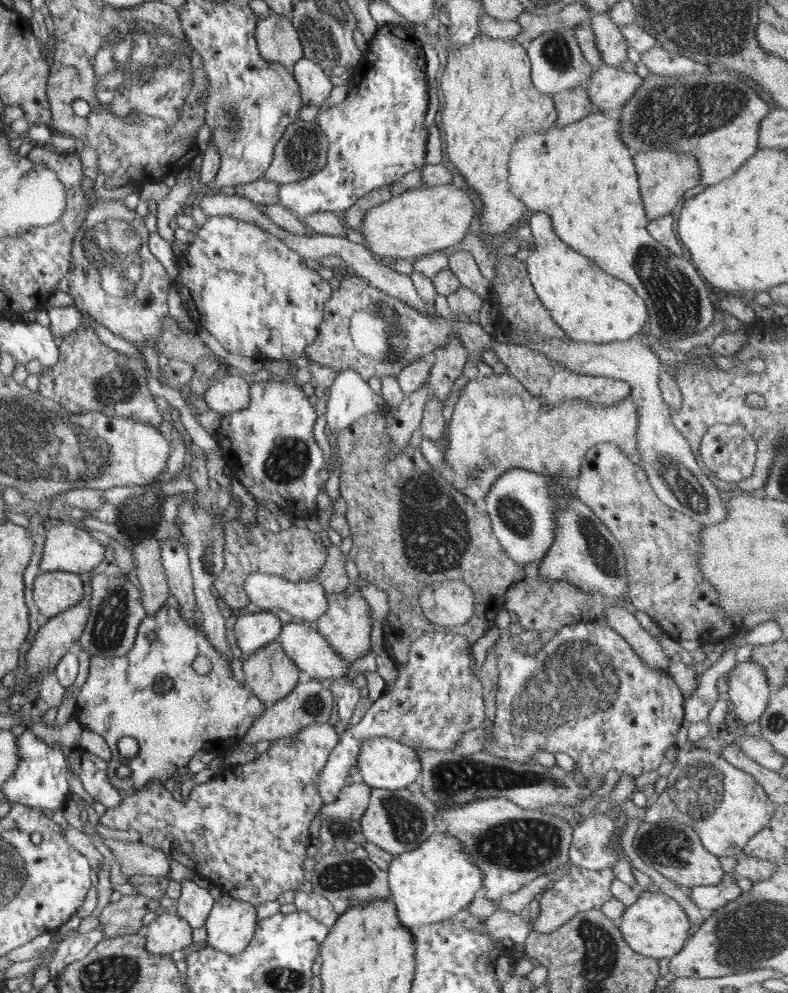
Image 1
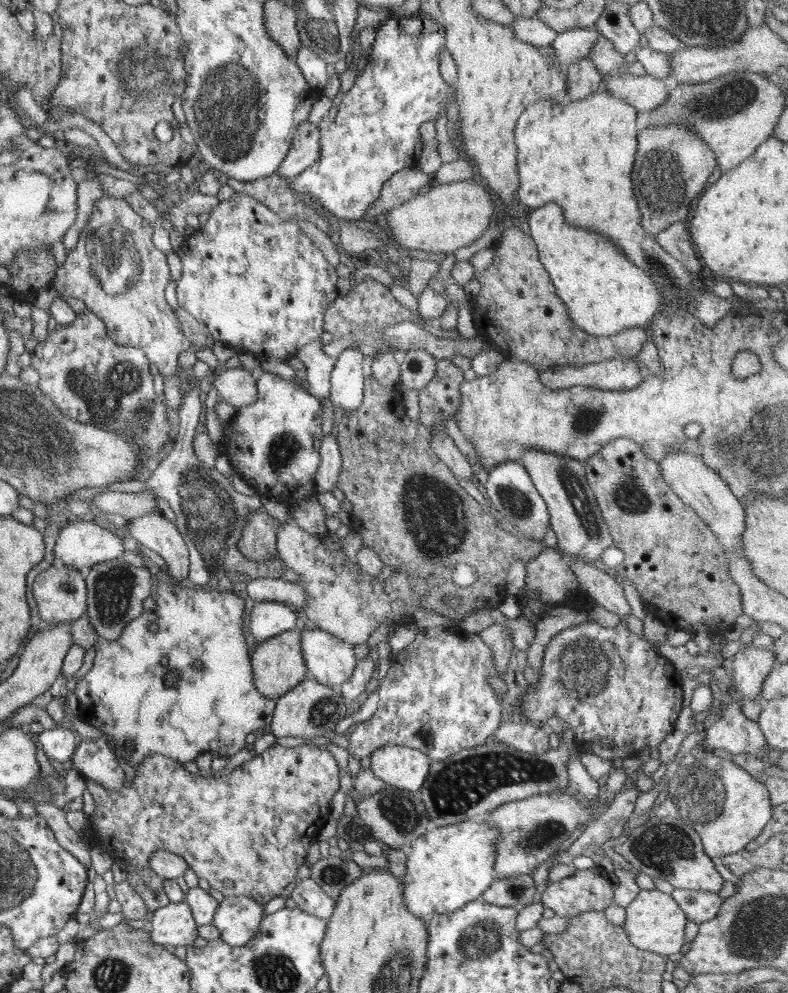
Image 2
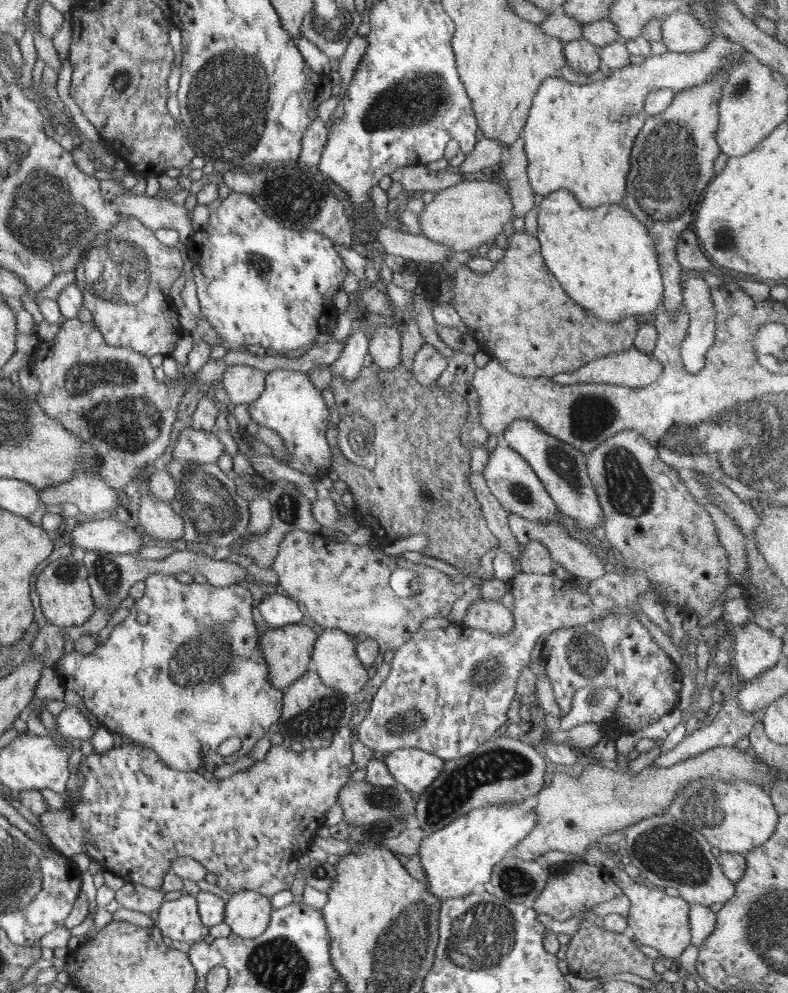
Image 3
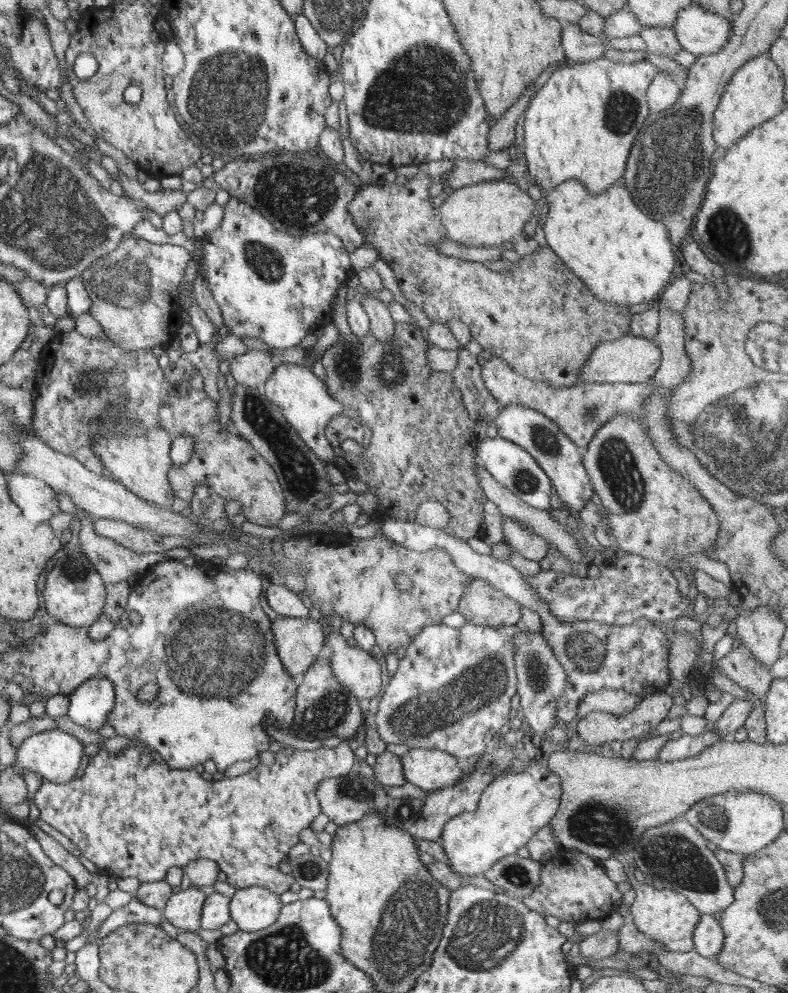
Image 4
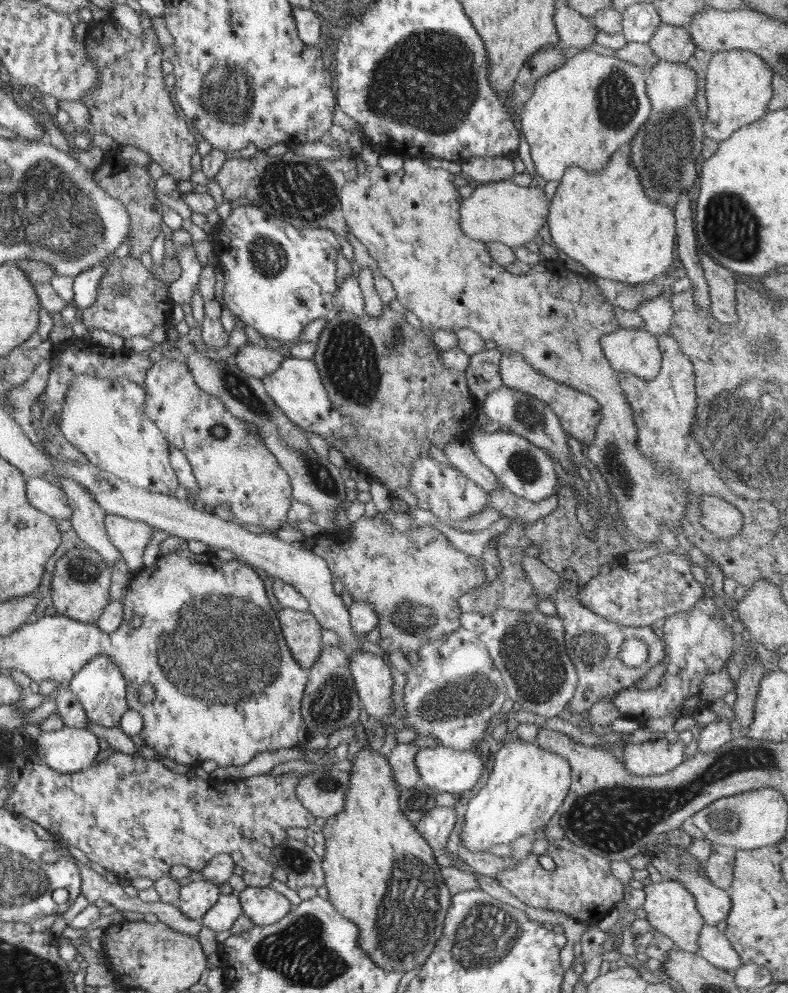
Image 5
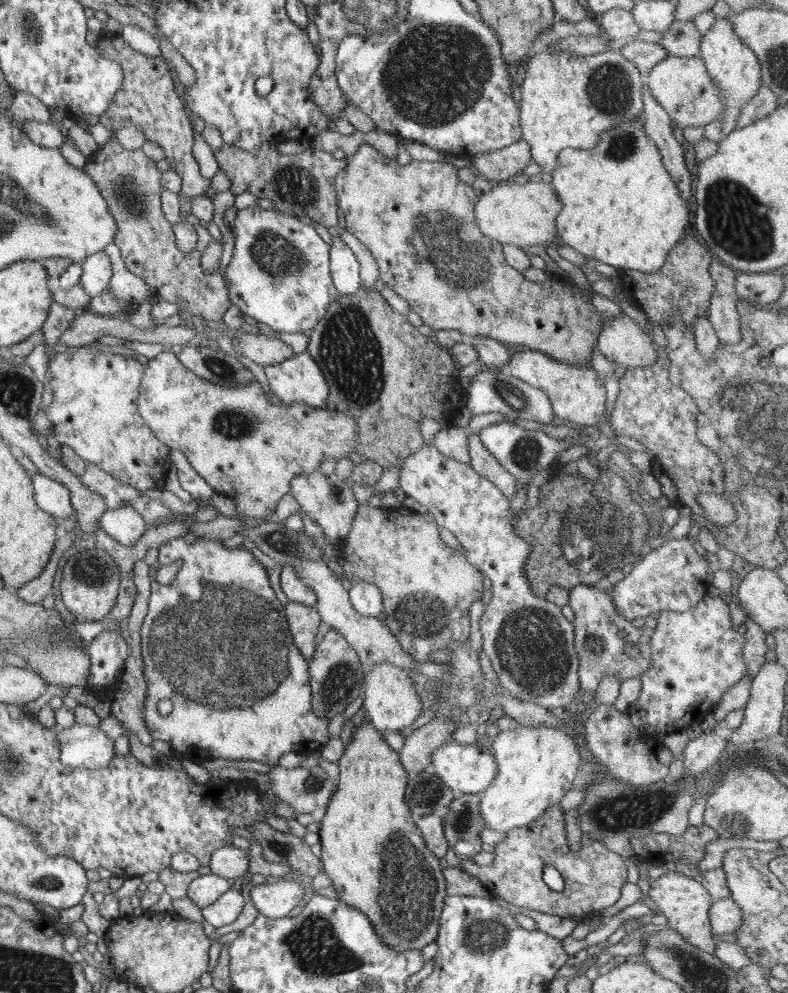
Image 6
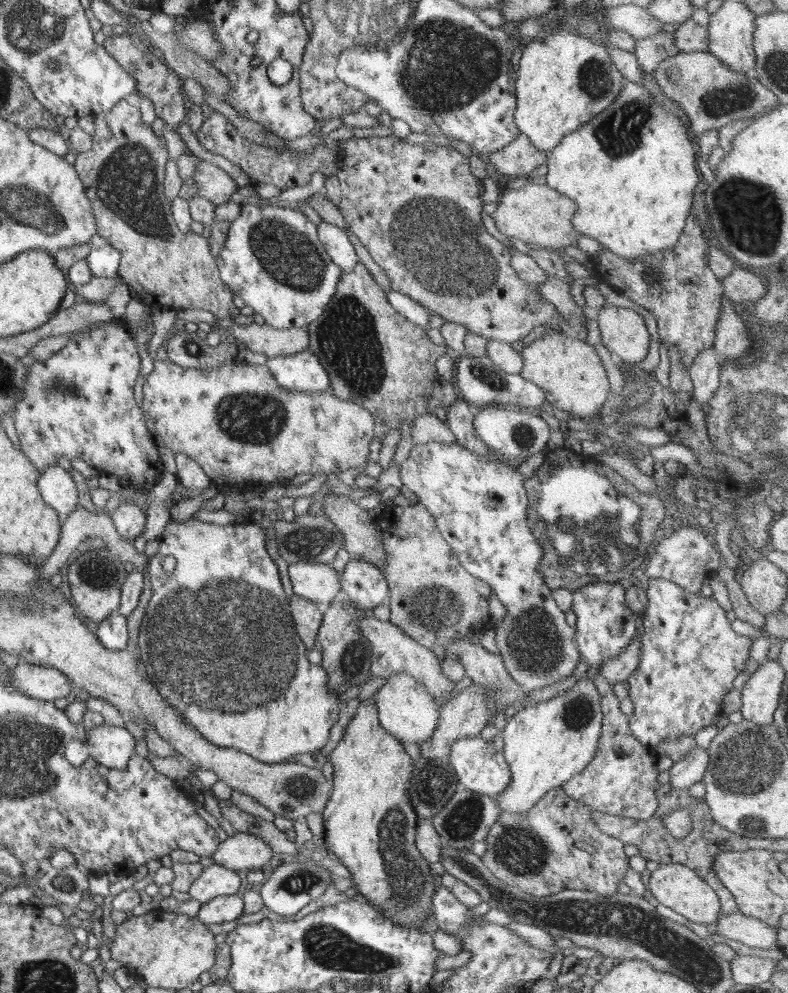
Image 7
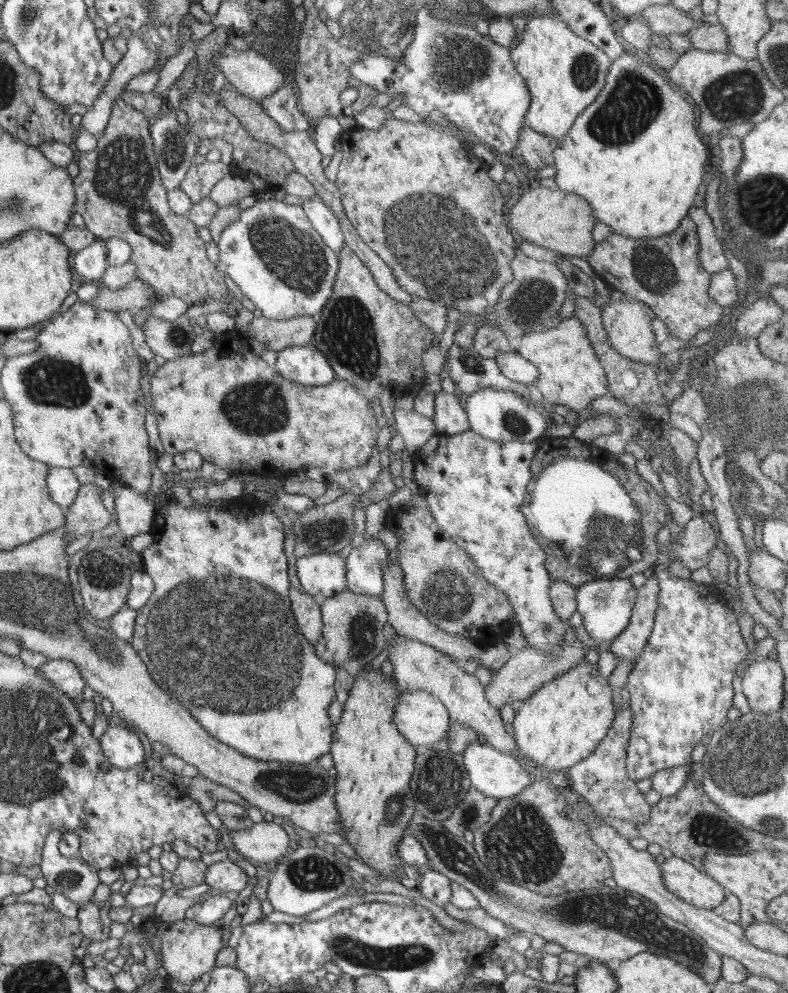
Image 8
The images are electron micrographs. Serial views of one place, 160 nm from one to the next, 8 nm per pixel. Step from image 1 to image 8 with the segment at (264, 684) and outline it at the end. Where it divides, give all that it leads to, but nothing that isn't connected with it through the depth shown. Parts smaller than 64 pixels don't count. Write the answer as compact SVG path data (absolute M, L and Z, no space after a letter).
M289 589L291 610L302 634L315 645L323 639L321 606L304 590Z

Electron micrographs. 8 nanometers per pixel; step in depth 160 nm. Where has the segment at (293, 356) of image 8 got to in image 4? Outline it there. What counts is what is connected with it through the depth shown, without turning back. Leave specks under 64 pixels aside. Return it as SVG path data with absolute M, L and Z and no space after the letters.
M278 362L274 372L265 382L263 392L268 400L281 408L290 426L296 430L298 436L314 451L314 454L326 463L334 462L334 448L328 442L324 432L328 422L336 414L346 411L346 408L330 396L327 386L316 374L312 373L310 366Z

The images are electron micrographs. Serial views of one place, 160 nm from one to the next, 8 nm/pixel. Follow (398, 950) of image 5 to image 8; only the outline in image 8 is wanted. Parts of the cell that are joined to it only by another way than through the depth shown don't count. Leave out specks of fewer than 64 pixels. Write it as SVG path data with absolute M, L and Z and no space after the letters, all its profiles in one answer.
M367 666L354 678L354 685L349 690L349 697L342 709L340 720L335 725L330 753L337 770L335 784L335 801L340 820L341 832L347 837L349 844L356 850L360 861L384 873L384 879L396 879L403 875L404 862L395 854L397 844L406 835L410 820L416 812L413 796L410 790L410 780L415 769L415 756L418 749L412 746L398 732L393 722L393 712L401 690L396 686L392 677L386 677L380 670L373 670Z

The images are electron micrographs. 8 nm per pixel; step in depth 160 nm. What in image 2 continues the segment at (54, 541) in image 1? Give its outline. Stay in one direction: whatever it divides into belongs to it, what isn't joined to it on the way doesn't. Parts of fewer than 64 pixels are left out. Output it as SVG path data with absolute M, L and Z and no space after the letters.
M75 519L62 528L53 552L57 562L88 571L100 562L121 558L123 548L117 536L94 521Z

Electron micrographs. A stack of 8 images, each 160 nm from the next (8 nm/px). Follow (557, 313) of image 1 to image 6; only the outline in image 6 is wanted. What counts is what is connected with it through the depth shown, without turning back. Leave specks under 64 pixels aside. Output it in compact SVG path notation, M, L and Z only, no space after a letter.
M644 117L626 120L624 124L620 122L610 132L602 132L595 146L590 150L564 148L559 152L550 183L562 204L556 225L558 242L572 246L586 258L612 265L619 272L660 270L672 248L685 234L691 207L686 206L678 194L677 182L663 165L660 149L644 132Z

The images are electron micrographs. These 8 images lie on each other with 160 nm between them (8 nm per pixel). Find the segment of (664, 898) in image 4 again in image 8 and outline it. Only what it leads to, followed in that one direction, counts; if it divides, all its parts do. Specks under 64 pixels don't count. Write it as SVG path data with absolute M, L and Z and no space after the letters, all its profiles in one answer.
M661 858L660 865L668 890L685 903L712 912L725 899L725 888L687 860Z

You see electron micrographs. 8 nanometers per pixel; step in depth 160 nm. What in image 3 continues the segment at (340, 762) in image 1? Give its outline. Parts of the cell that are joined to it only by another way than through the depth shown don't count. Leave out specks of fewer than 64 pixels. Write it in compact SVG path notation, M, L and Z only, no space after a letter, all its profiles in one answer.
M620 566L609 568L609 571L605 576L598 578L598 580L594 580L594 582L590 583L588 588L583 589L577 581L562 581L554 577L552 574L530 574L524 573L523 571L518 573L510 581L509 586L509 591L511 591L514 598L514 607L513 610L511 610L511 613L513 614L515 625L514 628L512 628L512 630L505 635L494 636L485 630L472 628L464 624L451 624L445 628L432 630L420 628L417 633L412 636L410 641L406 642L406 644L403 644L395 651L394 658L390 664L392 668L390 670L390 674L388 674L388 678L382 682L382 685L376 694L374 694L370 701L366 704L368 709L367 715L364 717L364 720L358 728L358 740L366 744L368 748L374 749L375 752L392 752L393 750L400 749L402 747L417 748L421 751L426 751L430 754L439 756L445 761L462 758L463 756L474 752L481 744L484 744L484 742L488 739L494 737L498 728L502 728L503 724L509 723L508 707L512 698L514 698L514 694L516 693L516 682L522 670L524 670L526 666L530 666L529 663L531 662L531 654L537 640L540 640L540 638L545 638L552 631L558 629L568 629L569 627L586 624L592 620L599 620L609 617L611 615L610 611L612 611L612 609L616 609L616 607L632 608L638 603L638 597L640 595L644 595L646 592L651 592L658 597L660 596L660 590L654 590L655 588L650 586L650 580L648 580L648 576L644 576L644 571L636 570L636 568L628 568L627 571L628 572L624 572Z

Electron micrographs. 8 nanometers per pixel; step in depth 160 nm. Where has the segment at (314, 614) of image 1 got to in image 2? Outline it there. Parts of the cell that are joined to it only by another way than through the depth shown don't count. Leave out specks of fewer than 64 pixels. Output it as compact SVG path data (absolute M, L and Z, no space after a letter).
M260 578L248 582L246 586L242 586L246 589L248 596L255 603L262 603L264 600L266 602L278 602L284 604L284 606L295 606L297 609L304 610L304 606L308 604L308 592L305 592L304 589L298 585L294 585L290 582L285 582L281 579L274 578Z

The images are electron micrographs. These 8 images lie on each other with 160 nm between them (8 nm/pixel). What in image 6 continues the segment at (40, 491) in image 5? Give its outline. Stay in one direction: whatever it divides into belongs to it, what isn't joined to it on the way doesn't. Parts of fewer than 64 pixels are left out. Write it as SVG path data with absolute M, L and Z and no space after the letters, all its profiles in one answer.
M40 472L34 474L31 480L34 482L35 500L41 509L61 520L72 516L75 507L71 503L71 491L67 485Z

